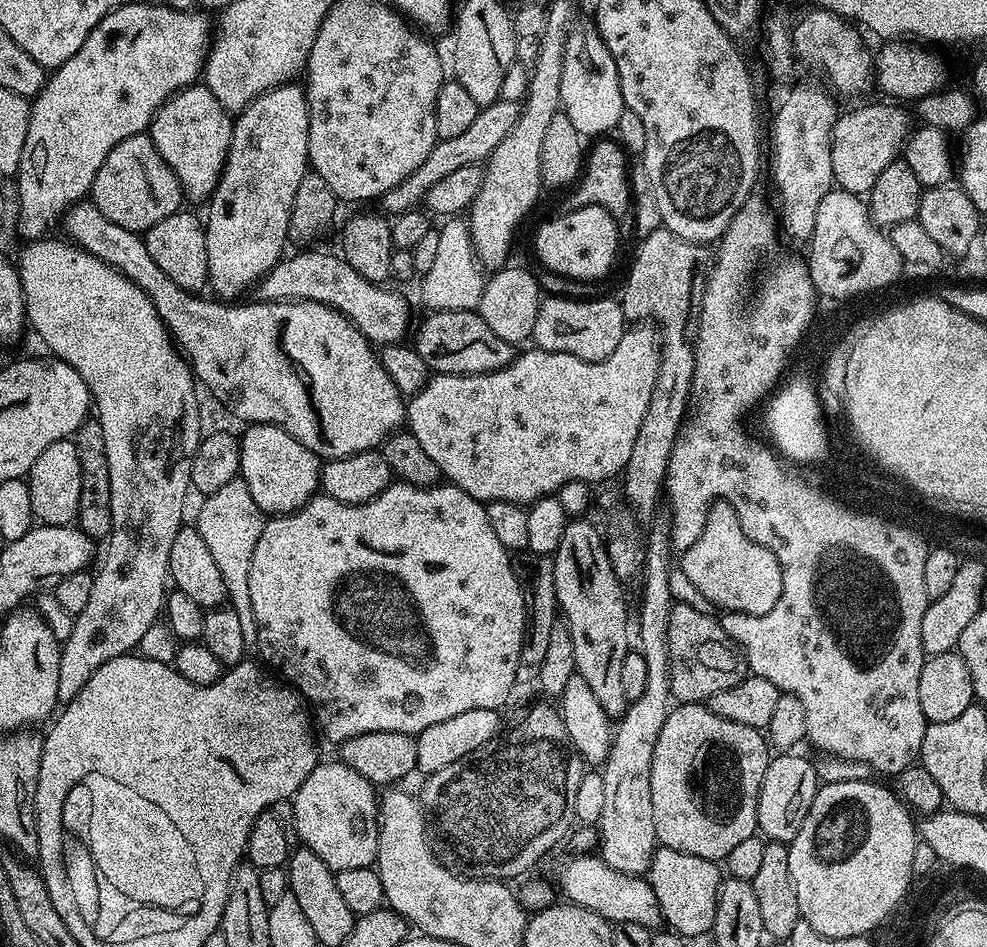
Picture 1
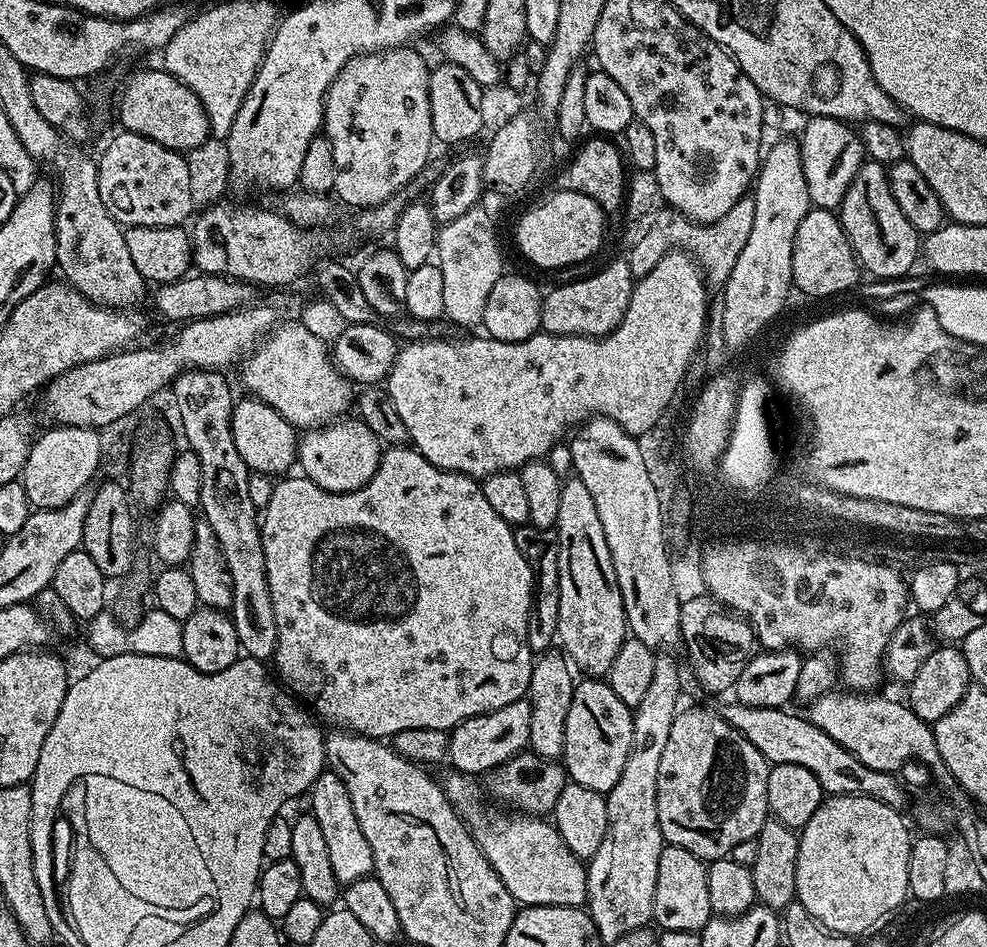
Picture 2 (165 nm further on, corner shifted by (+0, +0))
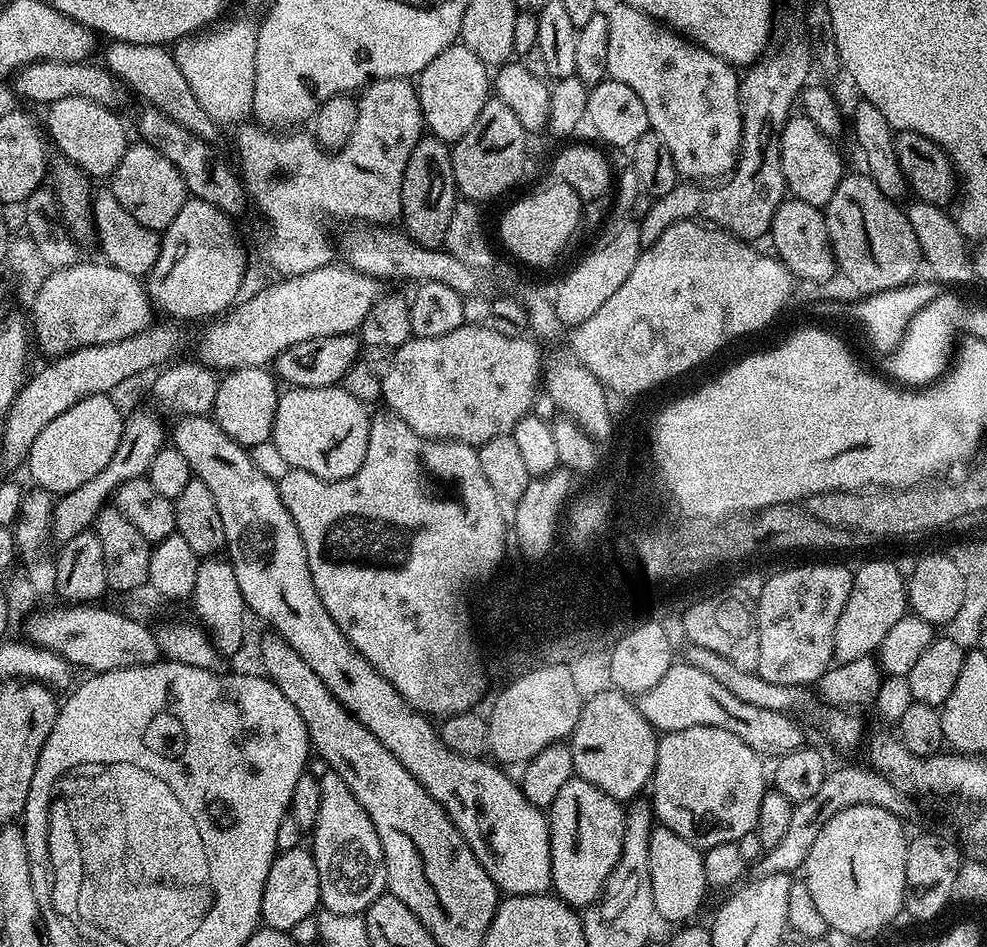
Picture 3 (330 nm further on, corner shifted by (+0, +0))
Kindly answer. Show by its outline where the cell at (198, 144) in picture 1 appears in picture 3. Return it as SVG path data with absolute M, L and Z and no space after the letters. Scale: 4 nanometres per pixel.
M43 60L27 64L11 77L10 85L24 100L32 104L47 106L58 102L58 98L90 98L90 102L98 102L103 108L119 109L124 100L126 88L120 80L110 73L103 63L62 62L61 60Z

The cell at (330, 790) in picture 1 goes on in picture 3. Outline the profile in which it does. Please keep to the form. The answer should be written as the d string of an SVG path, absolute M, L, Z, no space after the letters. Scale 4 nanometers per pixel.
M328 771L319 777L319 781L322 806L318 810L316 827L310 832L310 851L318 866L320 903L325 912L359 916L368 909L370 902L374 902L374 898L386 892L382 842L378 842L374 822L370 822L358 798L350 794L350 786L346 786L336 772Z

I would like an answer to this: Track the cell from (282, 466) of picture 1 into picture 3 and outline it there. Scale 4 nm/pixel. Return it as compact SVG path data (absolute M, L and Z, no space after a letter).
M267 367L234 368L219 377L216 385L216 401L212 407L217 424L243 448L251 449L272 439L274 414L280 401L281 389L275 375Z

